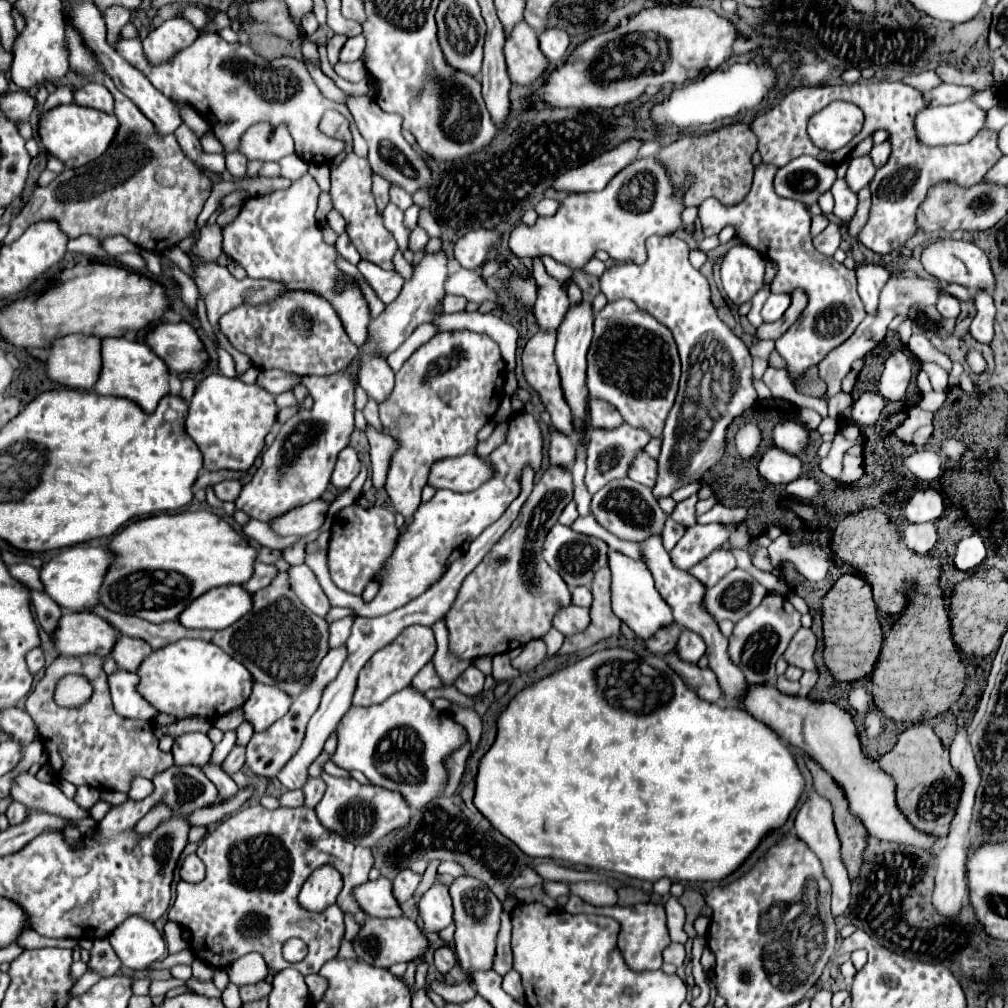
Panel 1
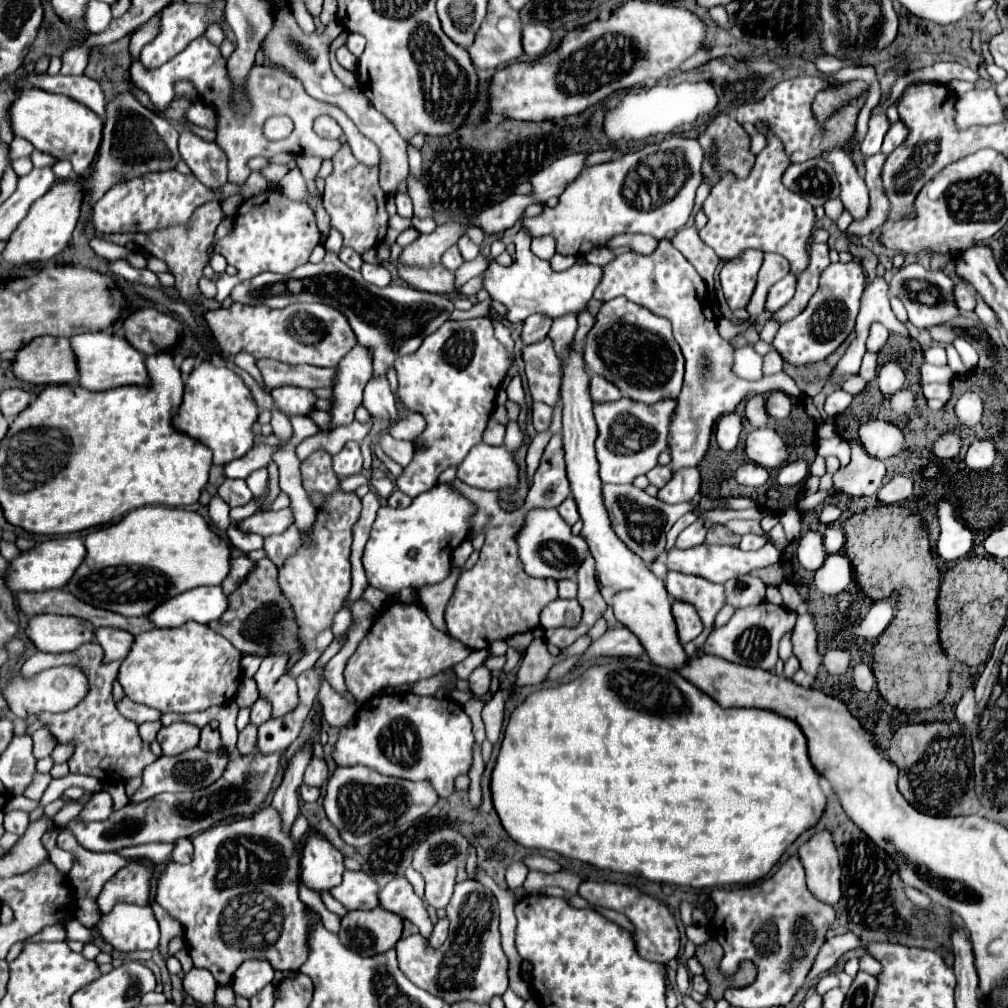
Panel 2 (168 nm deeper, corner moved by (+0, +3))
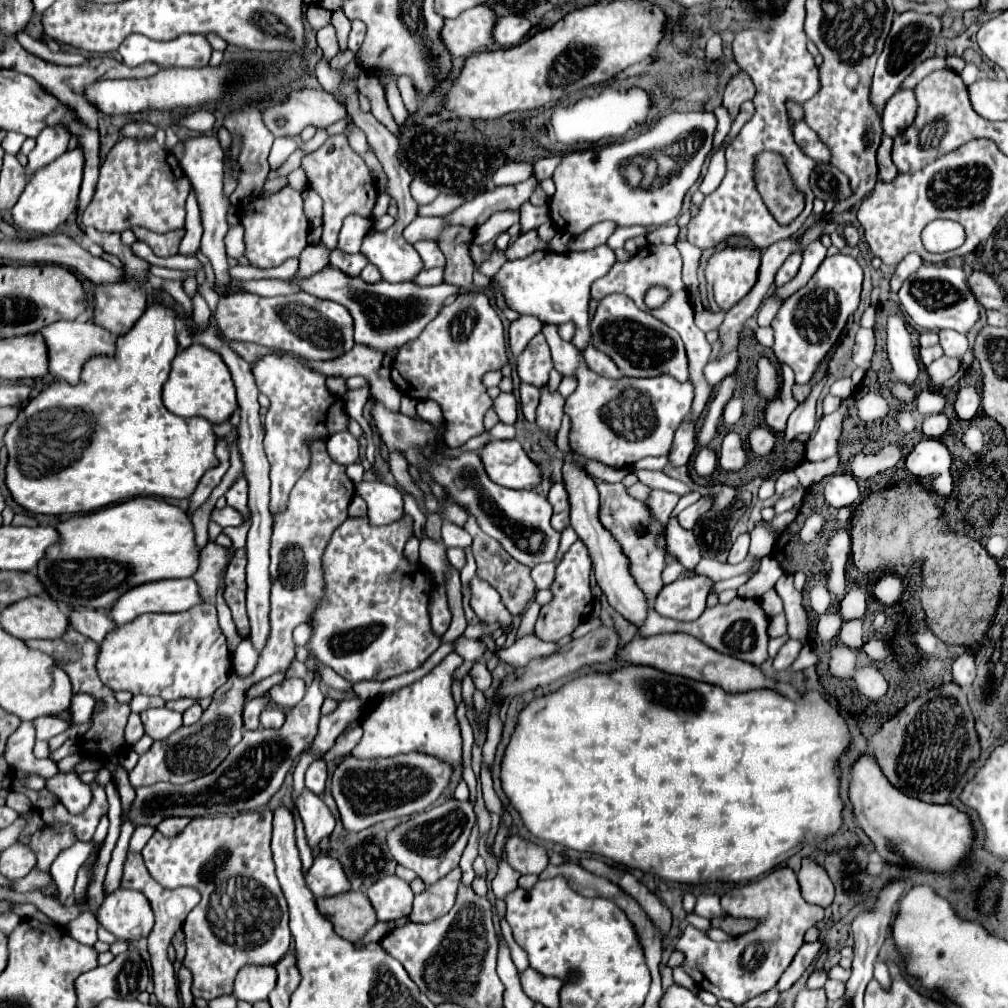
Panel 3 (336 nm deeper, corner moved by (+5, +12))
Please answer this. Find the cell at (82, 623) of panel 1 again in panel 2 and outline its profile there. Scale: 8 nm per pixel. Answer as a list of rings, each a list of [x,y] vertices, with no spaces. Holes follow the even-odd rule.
[[[34,615],[26,625],[26,637],[46,653],[76,651],[94,639],[90,621],[68,615]]]

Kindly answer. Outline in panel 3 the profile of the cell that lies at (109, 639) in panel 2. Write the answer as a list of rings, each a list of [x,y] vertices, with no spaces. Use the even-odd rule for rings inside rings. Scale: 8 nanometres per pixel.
[[[73,610],[69,614],[69,622],[71,628],[75,628],[77,632],[85,634],[87,638],[95,640],[95,642],[103,642],[107,638],[107,632],[111,632],[111,628],[115,628],[117,624],[111,620],[111,616],[99,612],[99,610]]]

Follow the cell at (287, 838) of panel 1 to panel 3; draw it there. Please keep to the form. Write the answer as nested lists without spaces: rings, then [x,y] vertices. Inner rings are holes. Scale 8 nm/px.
[[[269,810],[245,812],[235,818],[215,816],[215,818],[193,818],[187,828],[175,836],[165,838],[157,830],[143,848],[143,860],[153,876],[163,888],[175,890],[181,886],[191,886],[201,892],[201,902],[189,912],[183,932],[187,942],[187,954],[183,964],[193,972],[193,996],[197,998],[217,998],[221,994],[233,992],[233,980],[241,966],[245,964],[277,964],[289,950],[289,914],[287,900],[281,892],[279,880],[275,876],[275,864],[269,844]]]

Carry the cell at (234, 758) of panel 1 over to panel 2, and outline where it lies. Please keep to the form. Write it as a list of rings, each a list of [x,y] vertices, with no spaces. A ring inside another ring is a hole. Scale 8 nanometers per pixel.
[[[248,723],[240,735],[238,735],[238,753],[248,755],[256,751],[256,741],[258,741],[258,727],[254,723]]]

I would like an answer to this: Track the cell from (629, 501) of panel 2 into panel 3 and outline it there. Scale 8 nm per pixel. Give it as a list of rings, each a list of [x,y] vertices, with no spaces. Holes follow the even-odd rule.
[[[599,482],[599,496],[601,496],[601,510],[599,518],[603,526],[621,542],[623,552],[627,554],[631,562],[631,574],[635,576],[639,588],[645,592],[649,604],[653,604],[655,596],[663,588],[661,582],[661,572],[665,566],[665,550],[659,546],[659,538],[665,534],[665,526],[653,516],[651,508],[643,502],[633,498],[623,484],[609,484],[609,482]]]

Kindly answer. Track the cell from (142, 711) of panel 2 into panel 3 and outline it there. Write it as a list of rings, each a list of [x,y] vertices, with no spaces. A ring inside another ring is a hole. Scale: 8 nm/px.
[[[133,696],[133,700],[129,702],[129,706],[131,706],[133,712],[143,712],[143,710],[147,710],[147,708],[165,706],[165,700],[155,698],[155,696]]]

